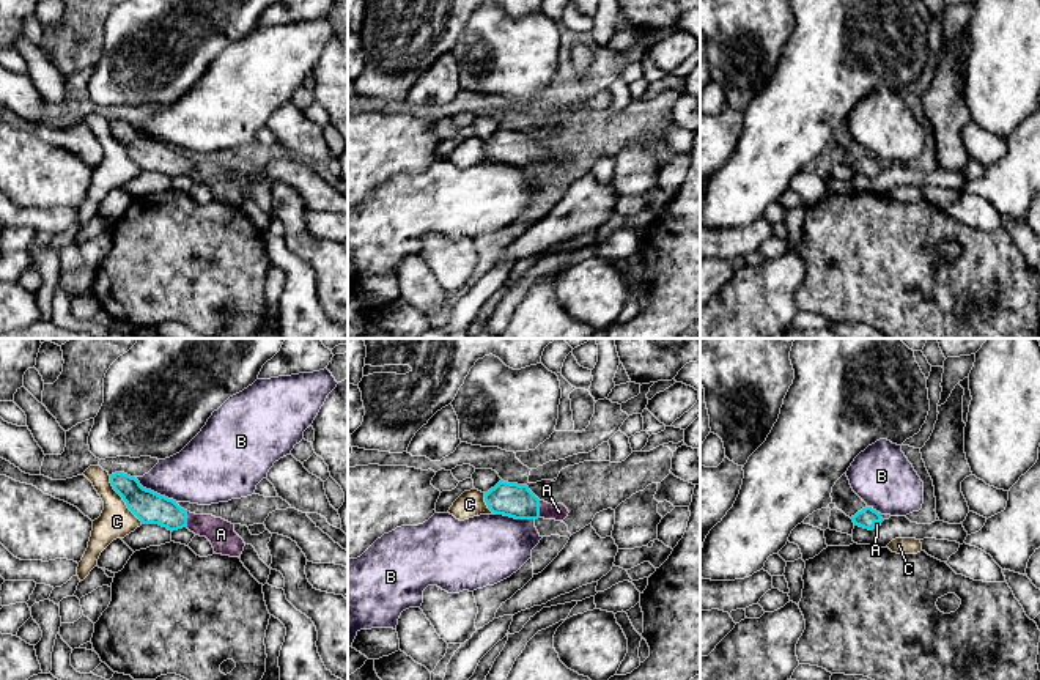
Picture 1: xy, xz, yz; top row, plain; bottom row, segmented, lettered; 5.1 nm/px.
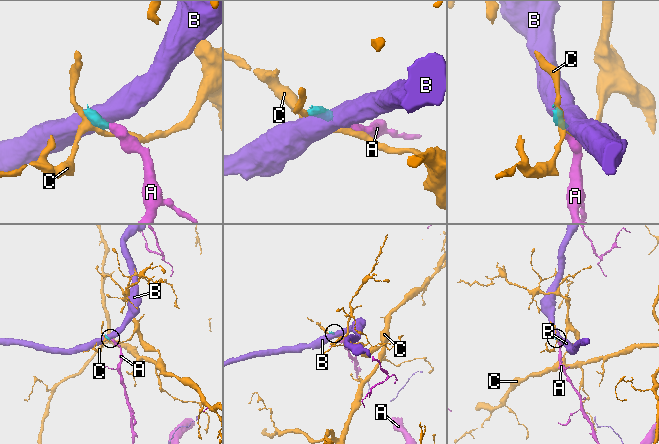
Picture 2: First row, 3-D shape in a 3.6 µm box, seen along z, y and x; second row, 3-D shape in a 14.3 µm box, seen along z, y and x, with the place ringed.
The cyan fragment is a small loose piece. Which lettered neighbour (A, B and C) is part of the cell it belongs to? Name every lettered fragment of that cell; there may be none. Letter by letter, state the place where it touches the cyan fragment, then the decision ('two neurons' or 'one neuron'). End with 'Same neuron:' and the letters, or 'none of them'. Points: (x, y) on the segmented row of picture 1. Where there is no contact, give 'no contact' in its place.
A: meets cyan in xz at (538, 509); one neuron
B: meets cyan in xy at (156, 493); two neurons
C: meets cyan in xy at (123, 499); two neurons
Same neuron: A

